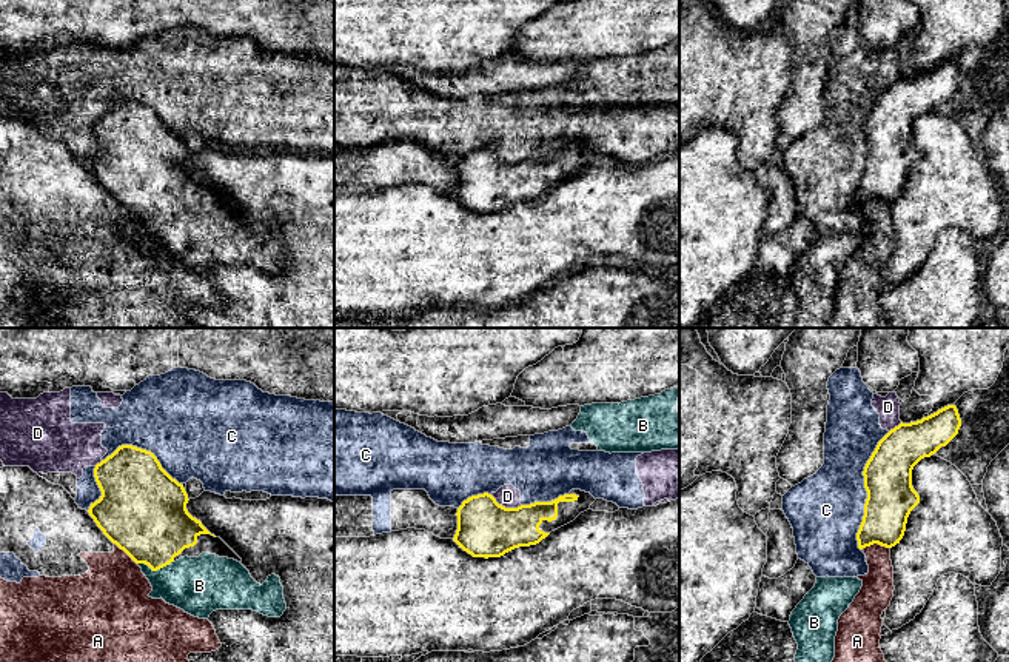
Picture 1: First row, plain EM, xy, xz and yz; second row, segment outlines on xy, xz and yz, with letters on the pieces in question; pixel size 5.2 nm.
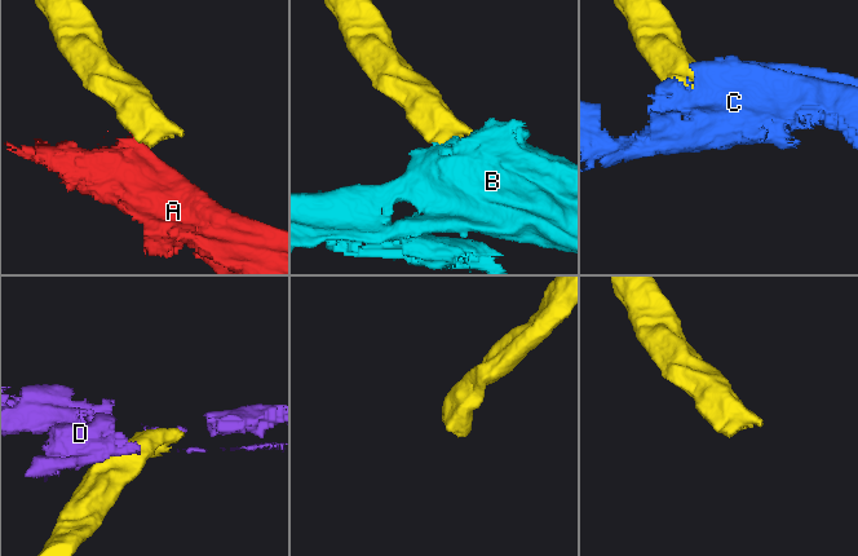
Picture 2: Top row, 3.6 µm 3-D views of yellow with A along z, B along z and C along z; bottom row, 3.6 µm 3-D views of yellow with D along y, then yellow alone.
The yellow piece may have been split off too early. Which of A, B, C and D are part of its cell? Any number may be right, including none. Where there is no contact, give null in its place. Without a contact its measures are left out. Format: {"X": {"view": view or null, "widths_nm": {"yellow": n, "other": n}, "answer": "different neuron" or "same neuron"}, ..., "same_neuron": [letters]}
{"A": {"view": "yz", "widths_nm": {"yellow": 260, "other": 170}, "answer": "different neuron"}, "B": {"view": "xy", "widths_nm": {"yellow": 400, "other": 300}, "answer": "same neuron"}, "C": {"view": "yz", "widths_nm": {"yellow": 260, "other": 380}, "answer": "different neuron"}, "D": {"view": "xz", "widths_nm": {"yellow": 300, "other": 120}, "answer": "different neuron"}, "same_neuron": ["B"]}

